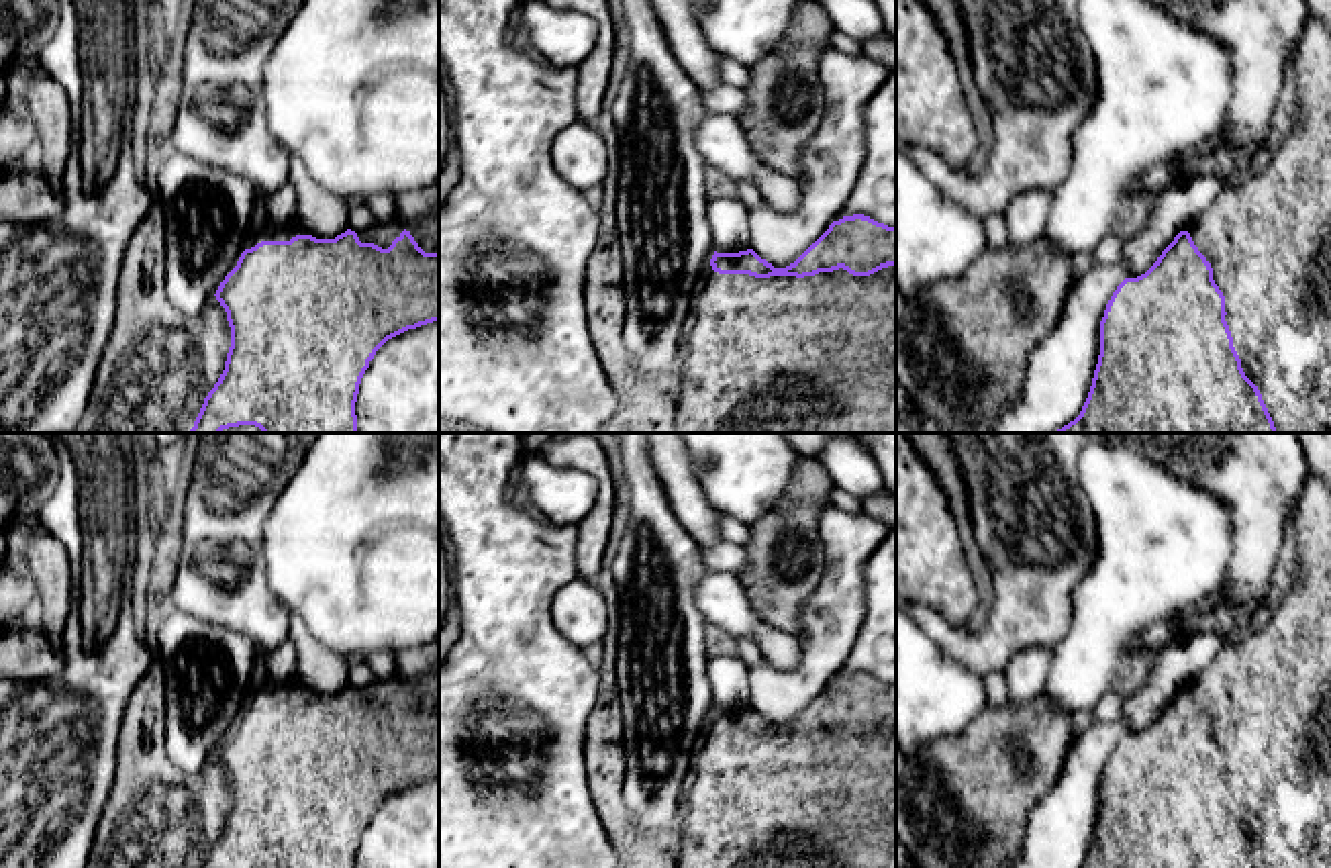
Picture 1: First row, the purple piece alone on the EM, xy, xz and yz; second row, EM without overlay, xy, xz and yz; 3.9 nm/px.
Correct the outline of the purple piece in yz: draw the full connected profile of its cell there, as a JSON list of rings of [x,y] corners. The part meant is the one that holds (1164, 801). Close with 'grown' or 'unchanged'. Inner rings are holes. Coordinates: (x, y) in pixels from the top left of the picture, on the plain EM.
[[[1309,474],[1296,515],[1298,574],[1284,602],[1260,631],[1227,641],[1202,672],[1137,735],[1113,750],[1100,778],[1100,813],[1082,868],[1331,868],[1331,488]]]; grown

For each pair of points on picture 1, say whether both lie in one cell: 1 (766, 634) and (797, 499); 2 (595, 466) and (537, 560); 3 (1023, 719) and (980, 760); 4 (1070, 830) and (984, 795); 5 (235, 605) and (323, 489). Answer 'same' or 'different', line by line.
1: different
2: different
3: same
4: different
5: different

